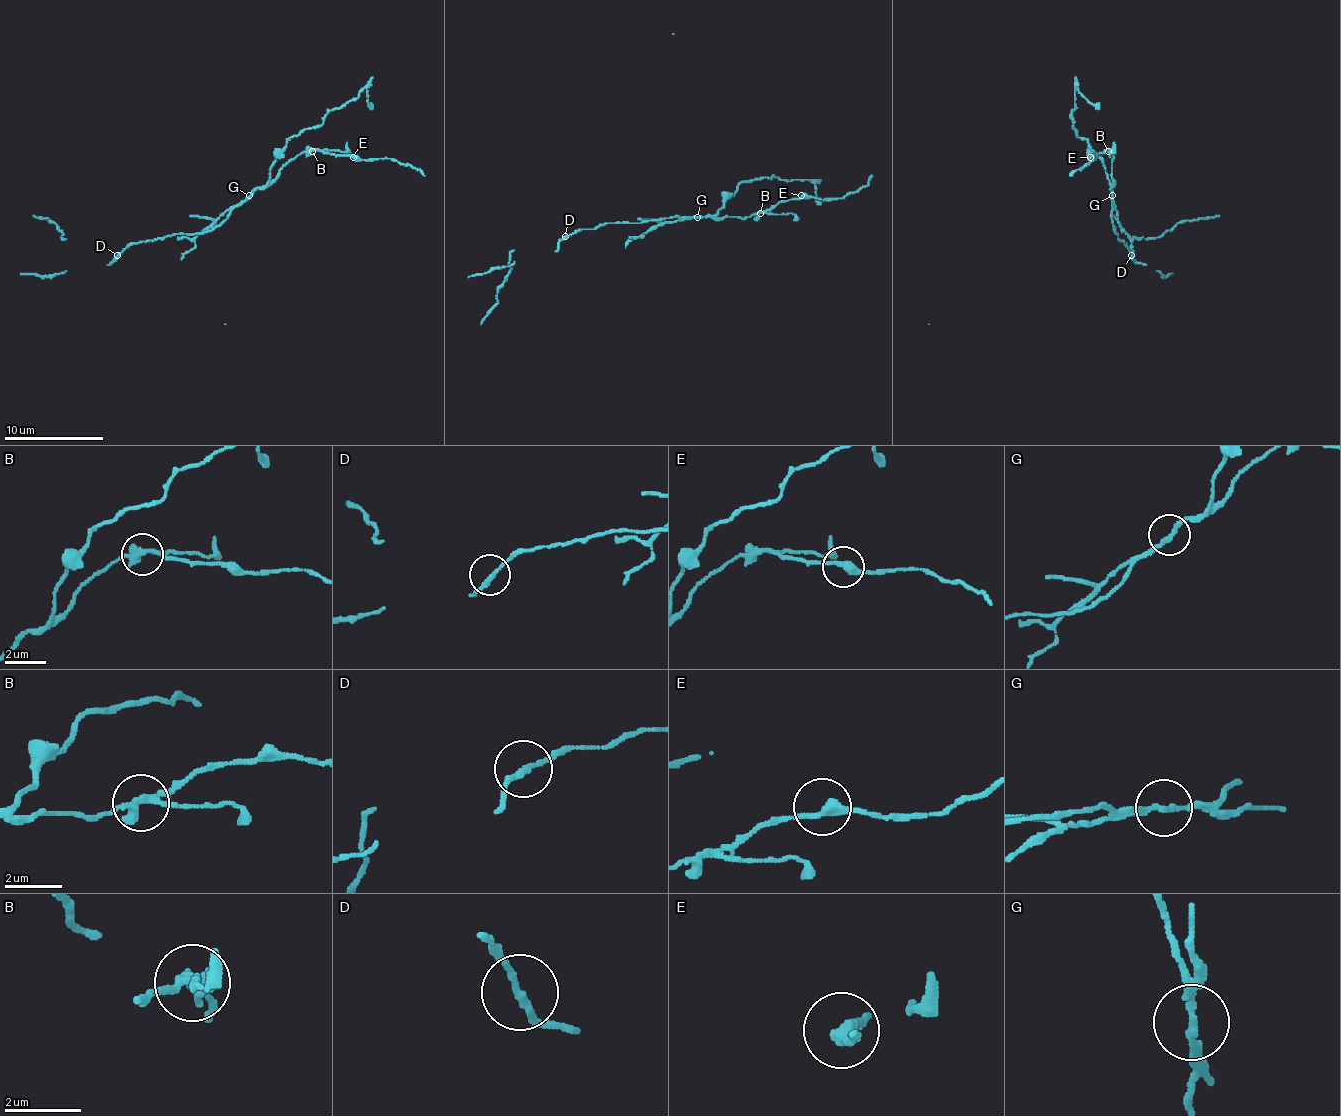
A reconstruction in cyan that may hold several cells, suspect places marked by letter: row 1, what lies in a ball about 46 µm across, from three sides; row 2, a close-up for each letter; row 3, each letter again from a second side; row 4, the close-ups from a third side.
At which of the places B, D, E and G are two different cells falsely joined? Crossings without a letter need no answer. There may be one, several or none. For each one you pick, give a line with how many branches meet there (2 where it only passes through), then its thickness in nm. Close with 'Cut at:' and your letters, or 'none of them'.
B: 3 branches meet; 280 nm thick
G: 2 branches meet; 190 nm thick
Cut at: B, G

